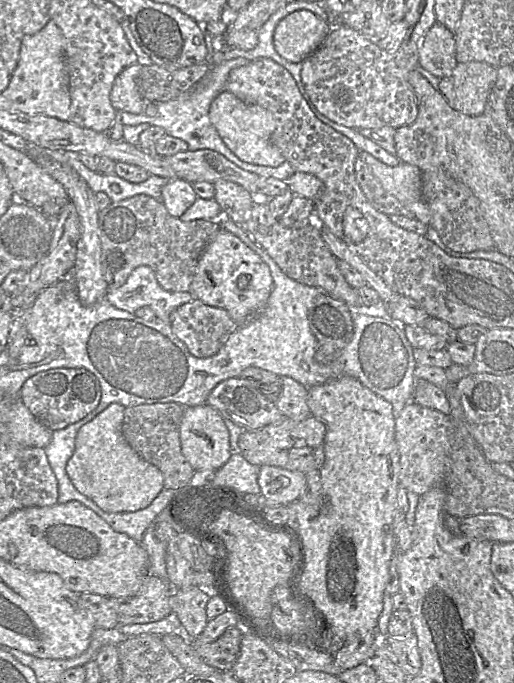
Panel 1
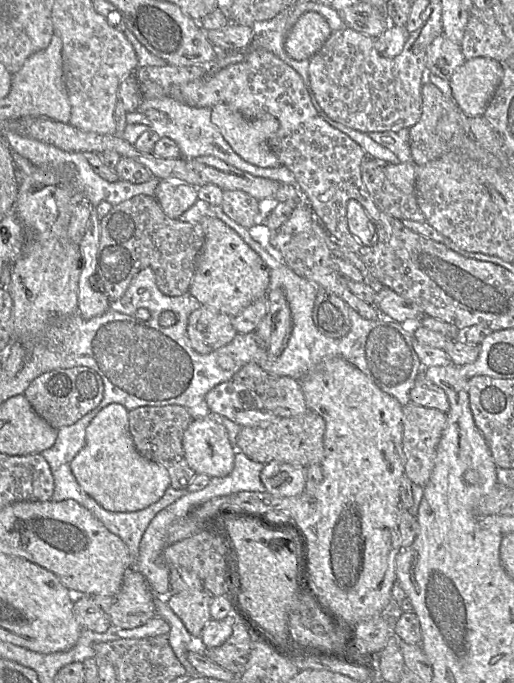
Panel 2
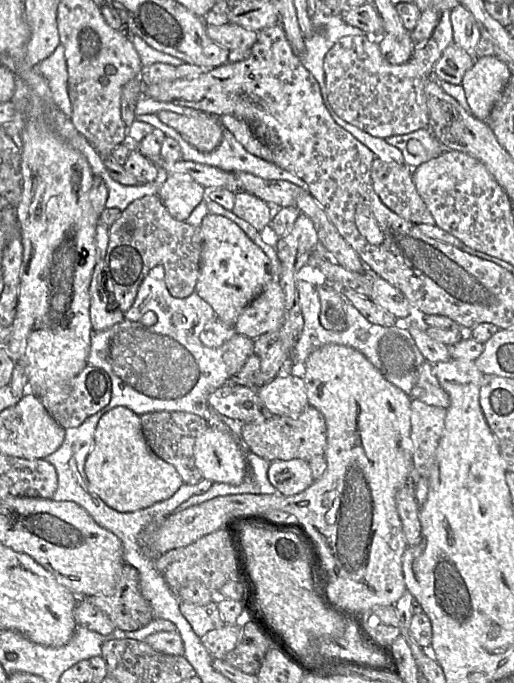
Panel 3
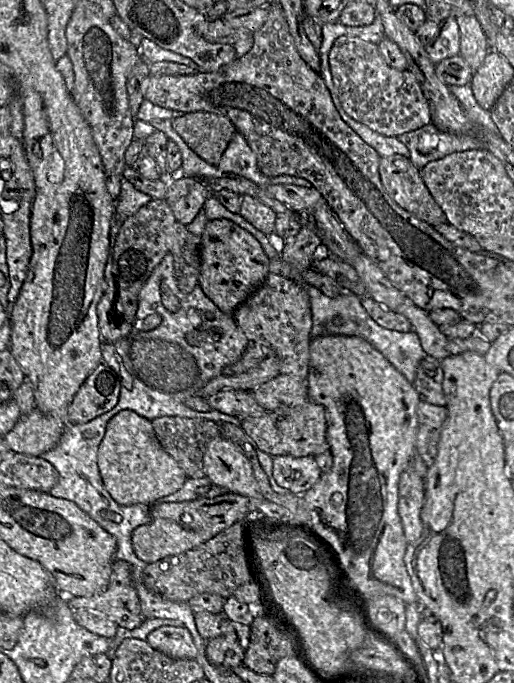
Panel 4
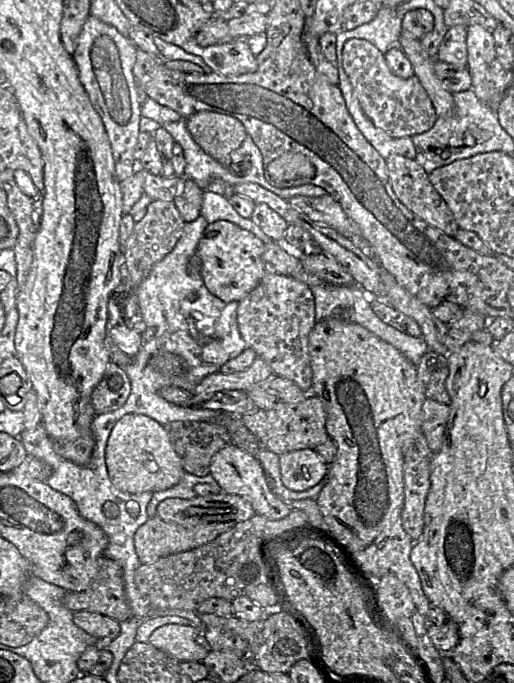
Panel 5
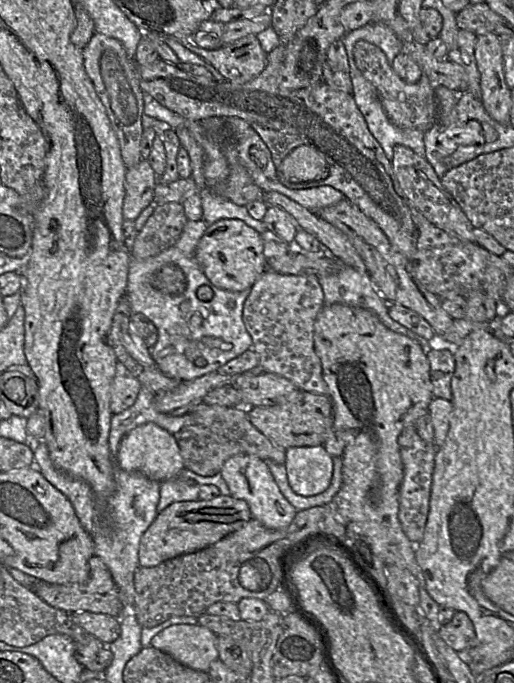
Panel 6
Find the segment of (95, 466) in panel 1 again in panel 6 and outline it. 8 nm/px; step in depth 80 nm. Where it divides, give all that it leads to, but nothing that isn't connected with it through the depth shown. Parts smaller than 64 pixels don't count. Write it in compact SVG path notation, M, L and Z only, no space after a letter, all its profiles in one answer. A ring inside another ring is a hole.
M152 422L128 432L123 437L114 460L117 468L129 472L140 472L158 482L172 479L184 469L184 462L174 436Z

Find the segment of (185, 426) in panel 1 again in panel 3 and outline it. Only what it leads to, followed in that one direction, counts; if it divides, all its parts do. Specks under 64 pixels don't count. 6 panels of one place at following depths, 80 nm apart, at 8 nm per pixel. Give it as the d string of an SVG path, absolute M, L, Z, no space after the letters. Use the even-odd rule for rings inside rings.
M208 427L194 445L196 466L203 478L212 482L238 485L247 475L245 452L241 438Z

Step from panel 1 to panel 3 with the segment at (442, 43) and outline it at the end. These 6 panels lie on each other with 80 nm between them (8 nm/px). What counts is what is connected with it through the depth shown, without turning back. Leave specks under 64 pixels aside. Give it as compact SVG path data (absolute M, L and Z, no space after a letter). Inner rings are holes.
M456 44L448 46L435 63L433 74L438 81L460 85L465 73L472 67L474 60Z

